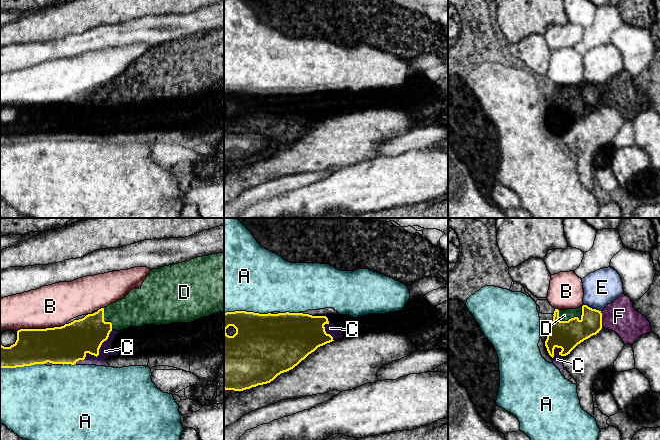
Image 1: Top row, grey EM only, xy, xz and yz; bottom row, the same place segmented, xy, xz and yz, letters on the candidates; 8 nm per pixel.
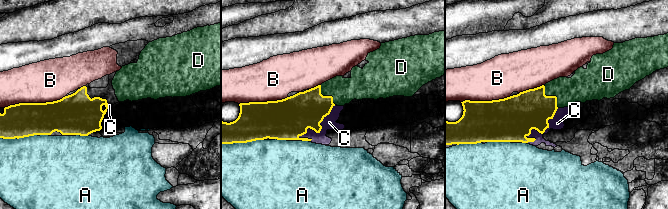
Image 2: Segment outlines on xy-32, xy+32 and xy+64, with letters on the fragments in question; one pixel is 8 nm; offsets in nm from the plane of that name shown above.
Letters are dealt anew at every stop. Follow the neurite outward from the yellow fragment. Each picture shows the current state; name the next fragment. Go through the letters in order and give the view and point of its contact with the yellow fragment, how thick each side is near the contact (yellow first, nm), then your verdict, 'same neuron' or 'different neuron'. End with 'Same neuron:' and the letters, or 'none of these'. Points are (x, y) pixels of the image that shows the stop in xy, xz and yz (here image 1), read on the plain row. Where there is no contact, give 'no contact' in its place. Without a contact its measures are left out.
A: contact xz (247, 88); calibres 420 and 480 nm; different neuron
B: contact xy (41, 105); calibres 300 and 340 nm; different neuron
C: contact xy (97, 131); calibres 300 and 100 nm; different neuron
D: contact yz (574, 93); calibres 220 and 100 nm; same neuron
E: contact yz (591, 84); calibres 200 and 280 nm; different neuron
F: contact yz (601, 95); calibres 200 and 260 nm; different neuron
Same neuron: D

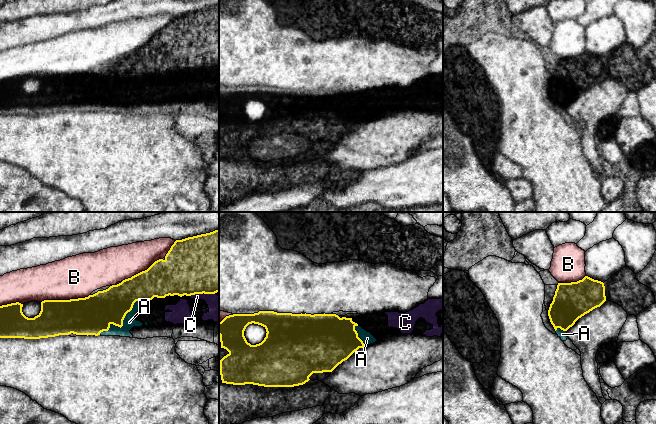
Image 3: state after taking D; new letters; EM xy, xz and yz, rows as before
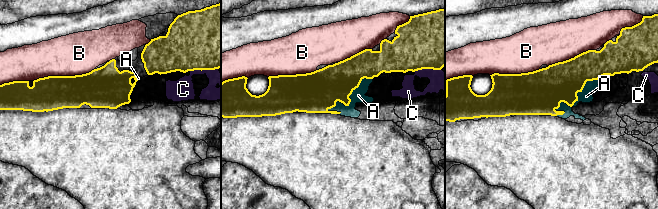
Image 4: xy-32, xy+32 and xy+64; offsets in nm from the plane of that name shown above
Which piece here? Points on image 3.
A: contact xy (122, 97); calibres 300 and 100 nm; different neuron
B: contact xy (65, 76); calibres 300 and 340 nm; different neuron
C: contact xy (202, 69); calibres 480 and 160 nm; different neuron
Same neuron: none of these

